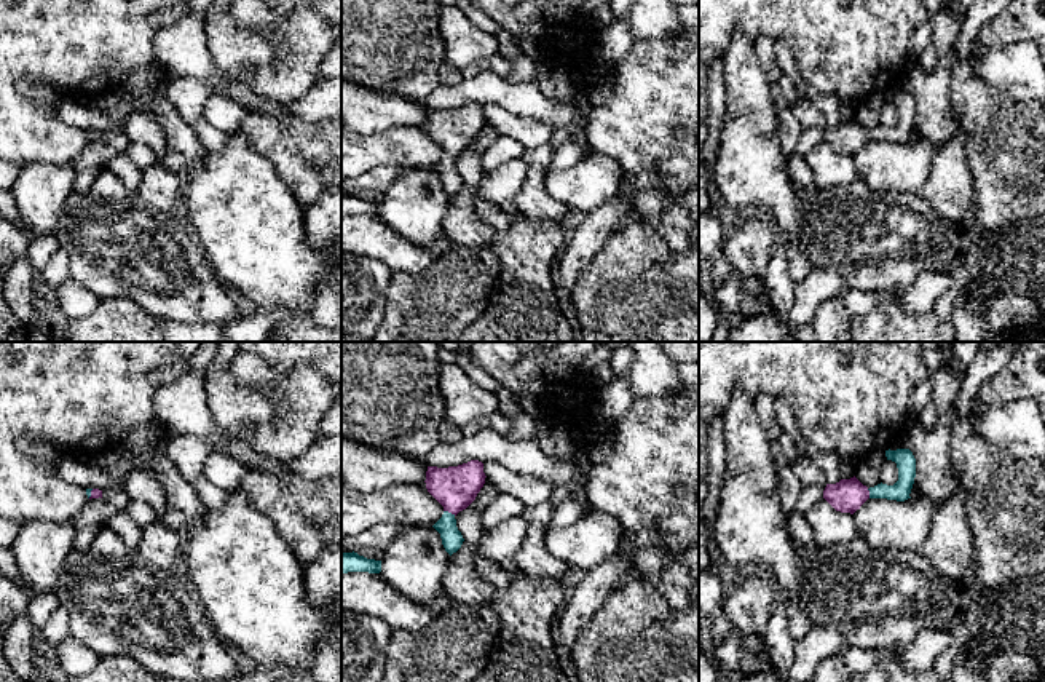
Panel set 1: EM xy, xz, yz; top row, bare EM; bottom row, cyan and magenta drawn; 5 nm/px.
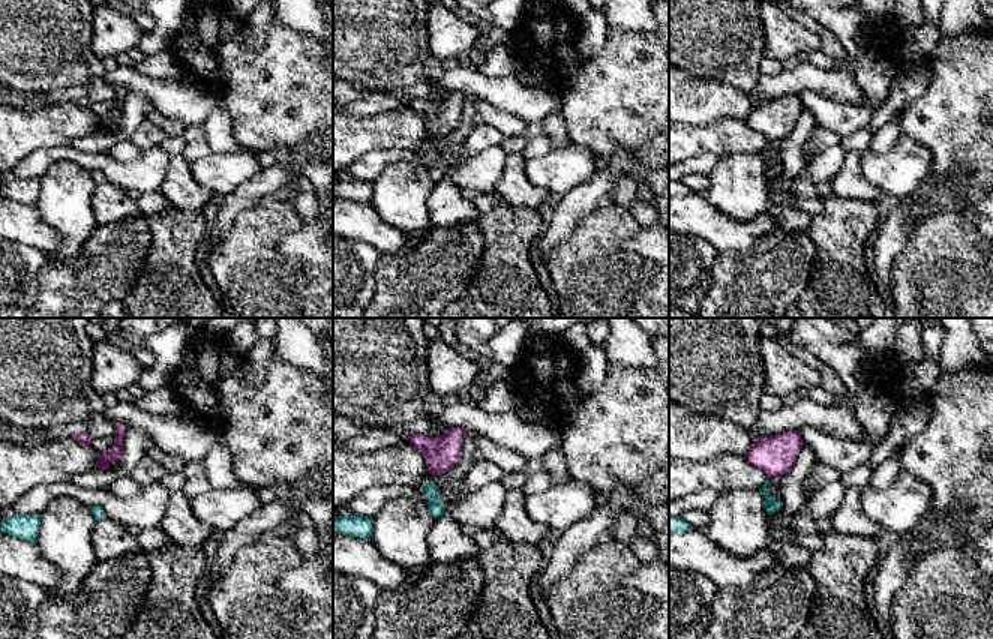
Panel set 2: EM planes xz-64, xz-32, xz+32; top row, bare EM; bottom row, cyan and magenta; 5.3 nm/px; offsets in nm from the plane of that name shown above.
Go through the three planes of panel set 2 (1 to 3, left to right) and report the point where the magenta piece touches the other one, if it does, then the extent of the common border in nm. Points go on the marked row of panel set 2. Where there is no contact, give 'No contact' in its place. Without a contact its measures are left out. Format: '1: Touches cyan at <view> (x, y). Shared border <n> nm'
1: No contact
2: No contact
3: No contact

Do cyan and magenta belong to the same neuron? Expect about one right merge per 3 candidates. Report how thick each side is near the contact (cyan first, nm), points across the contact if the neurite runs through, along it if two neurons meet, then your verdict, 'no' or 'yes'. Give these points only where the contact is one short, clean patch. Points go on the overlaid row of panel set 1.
110 nm thick on the cyan side, 220 nm on the other; runs through xz (452, 539), (450, 513), (455, 487); yes

